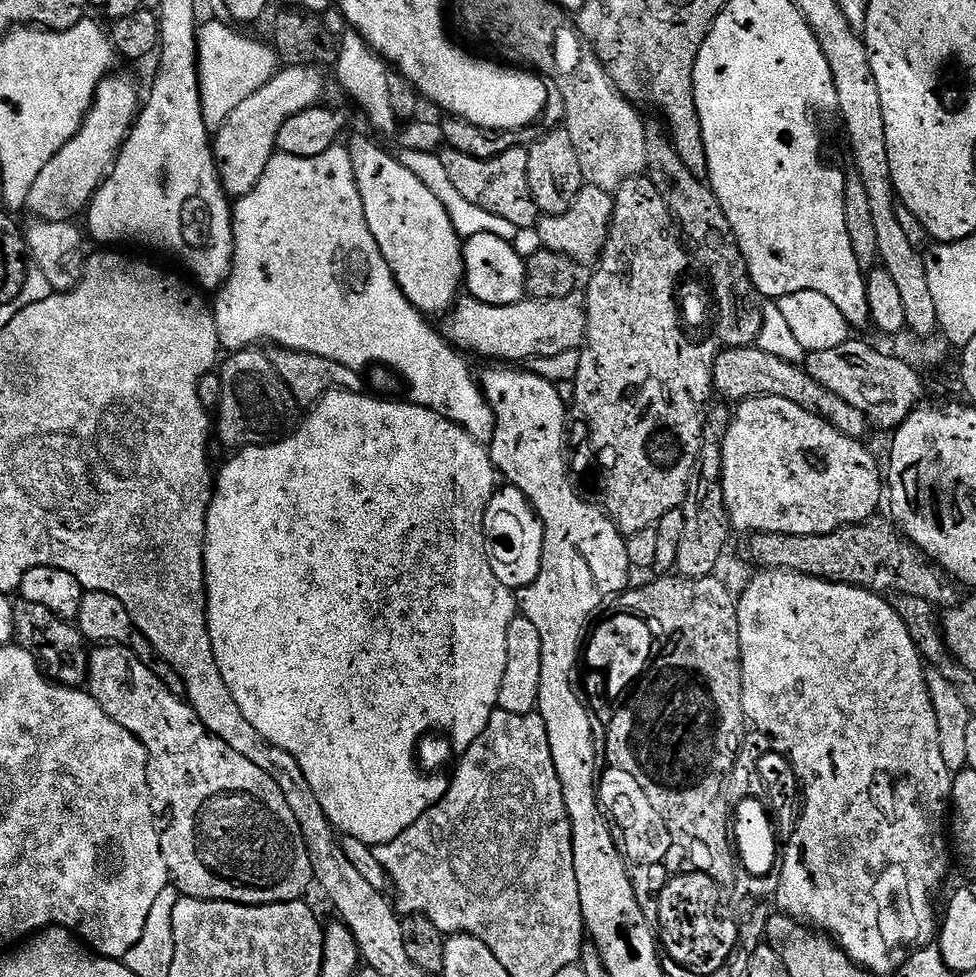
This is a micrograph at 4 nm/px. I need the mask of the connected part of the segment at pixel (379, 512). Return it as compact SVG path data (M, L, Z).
M337 390L337 391L334 391L334 392L327 392L327 393L326 393L326 394L325 394L325 396L324 396L324 397L323 397L323 398L322 398L322 399L320 399L320 400L319 400L319 401L318 401L318 403L317 403L317 404L314 404L314 405L311 405L311 408L310 408L310 411L309 411L309 412L312 412L312 413L310 413L310 414L309 414L309 416L308 416L308 417L306 417L306 418L305 418L305 420L304 420L304 417L303 417L303 420L302 420L302 423L301 423L301 424L300 424L300 425L299 425L299 427L297 427L297 428L296 428L296 429L295 429L295 431L293 431L293 432L292 432L292 433L291 433L291 434L288 434L288 435L285 435L285 436L284 436L284 437L283 437L283 438L281 438L281 439L279 439L279 440L277 440L277 441L275 441L275 442L273 442L273 443L270 443L270 444L255 444L255 446L254 446L254 447L253 447L253 448L242 448L242 449L239 449L239 451L237 451L237 452L236 452L236 453L235 453L235 455L233 455L233 456L236 456L236 457L234 457L234 458L233 458L233 460L232 460L232 461L230 461L230 462L229 462L229 464L228 464L228 465L226 465L226 466L225 466L225 468L224 468L224 469L222 469L222 470L221 470L221 472L218 472L218 475L217 475L217 476L216 476L216 477L215 477L215 480L214 480L214 495L213 495L213 497L212 497L212 501L210 501L210 503L209 503L209 504L208 504L208 517L207 517L207 518L206 518L206 534L205 534L205 535L204 535L204 585L205 585L205 586L206 586L206 590L207 590L207 591L208 591L208 629L209 629L209 630L210 630L210 642L211 642L211 643L212 643L212 645L213 645L213 646L214 646L214 658L215 658L215 659L216 659L216 661L217 661L217 662L218 662L218 670L219 670L219 671L220 671L220 673L221 673L221 674L222 674L222 682L226 682L226 687L227 687L227 688L229 688L229 689L230 689L230 694L234 694L234 702L238 702L238 710L242 710L242 714L243 714L243 715L244 715L244 717L246 717L246 722L250 722L250 726L254 726L254 730L258 730L258 734L262 734L262 738L266 738L266 739L267 739L267 740L269 740L269 741L270 741L270 742L271 742L271 743L272 743L272 744L273 744L273 745L274 745L274 746L278 746L278 747L279 747L279 748L280 748L280 749L281 749L281 750L282 750L282 751L283 751L283 752L289 752L289 753L290 753L290 754L291 754L291 755L292 755L292 756L293 756L293 757L294 757L294 759L296 759L296 761L297 761L297 762L298 762L298 766L302 766L302 774L306 774L306 782L310 782L310 790L314 790L314 795L316 795L316 797L318 797L318 802L319 802L319 804L320 804L320 805L321 805L321 806L322 806L322 810L323 810L323 811L324 811L324 813L325 813L325 814L326 814L326 818L327 818L327 819L328 819L328 820L329 820L329 821L330 821L330 823L331 823L331 824L332 824L332 826L333 826L333 828L335 828L335 829L336 829L336 831L337 831L337 833L340 833L340 834L343 834L343 835L344 835L344 836L349 836L349 837L350 837L350 838L356 838L356 839L358 839L358 841L360 841L360 842L362 842L362 843L366 843L366 844L368 844L368 845L371 845L371 846L375 846L375 845L377 845L377 844L389 844L389 843L390 843L390 841L392 841L392 840L393 840L393 839L394 839L394 838L398 838L398 834L402 834L402 830L406 830L406 829L407 829L407 828L409 828L409 827L410 827L410 826L414 826L414 822L418 822L418 818L422 818L422 814L426 814L426 810L430 810L430 806L434 806L434 805L435 805L435 804L437 804L437 803L438 803L438 801L440 801L440 799L441 799L441 798L442 798L442 797L444 797L444 795L445 795L445 794L446 794L446 790L447 790L447 789L448 789L448 782L449 782L449 777L448 777L448 776L447 776L447 775L445 775L445 776L444 776L444 774L433 774L433 773L432 773L432 772L431 772L431 771L423 771L423 770L422 770L422 769L421 769L421 767L420 767L420 765L419 765L419 763L418 763L418 759L417 759L417 744L418 744L418 743L419 743L419 741L420 741L420 740L421 740L421 739L423 739L423 737L424 737L424 736L425 736L425 735L427 735L427 734L428 734L428 733L431 733L431 732L433 732L433 733L441 733L441 734L443 734L443 735L444 735L444 736L446 736L446 737L448 737L448 739L449 739L449 740L451 740L451 743L452 743L452 747L453 747L453 749L455 749L455 751L456 751L456 752L457 752L457 753L460 753L460 754L462 754L462 753L464 753L464 751L466 751L466 749L468 749L468 747L470 747L470 745L472 745L472 743L473 743L473 742L474 742L474 738L478 738L478 734L482 734L482 730L486 730L486 722L490 722L490 714L491 714L491 713L492 713L492 712L495 712L495 711L497 711L497 708L498 708L498 690L502 690L502 674L506 674L506 630L510 630L510 622L511 622L511 621L512 621L512 619L513 619L513 618L514 618L514 617L515 617L515 616L516 616L516 615L518 615L518 600L517 600L517 597L516 597L516 596L515 596L515 595L514 595L514 592L513 592L513 591L512 591L512 590L510 590L510 589L507 589L507 588L506 588L506 586L502 586L502 584L501 584L501 583L500 583L500 582L498 582L498 579L497 579L497 575L495 575L495 574L494 574L494 571L493 571L493 570L492 570L492 569L491 569L491 564L490 564L490 562L489 562L489 561L488 561L488 554L487 554L487 546L486 546L486 544L485 544L485 539L484 539L484 515L485 515L485 514L486 514L486 510L487 510L487 504L488 504L488 503L489 503L489 502L490 502L490 500L491 500L491 498L492 498L492 496L493 496L493 495L495 495L495 493L496 493L496 491L497 491L497 489L498 489L498 473L497 473L497 470L496 470L496 463L494 463L494 461L492 461L492 453L491 453L491 451L489 451L489 449L488 449L488 448L487 448L487 447L485 447L485 445L482 445L482 444L479 444L479 442L477 442L477 441L476 441L476 440L475 440L475 439L474 439L474 438L470 438L470 434L469 434L469 433L468 433L468 432L467 432L467 431L466 431L466 430L462 430L462 426L458 426L458 425L457 425L457 424L455 424L455 423L454 423L454 422L450 422L450 421L449 421L449 420L447 420L447 419L446 419L446 418L442 418L442 414L438 414L438 413L437 413L437 412L435 412L435 411L434 411L434 410L426 410L426 409L425 409L425 408L423 408L423 407L422 407L422 406L418 406L418 405L417 405L417 404L413 404L413 403L411 403L411 402L403 402L403 403L404 403L404 404L399 404L399 402L398 402L398 401L396 401L396 400L384 400L384 399L388 399L388 398L377 398L377 397L376 397L376 396L375 396L375 395L372 395L372 394L365 394L365 393L364 393L364 392L342 392L342 391L339 391L339 390Z

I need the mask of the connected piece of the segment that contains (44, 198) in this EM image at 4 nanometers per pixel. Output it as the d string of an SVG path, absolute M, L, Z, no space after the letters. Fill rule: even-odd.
M109 74L100 81L96 88L96 97L92 99L92 106L80 123L78 134L74 134L74 138L70 138L70 142L66 142L66 146L62 146L62 150L58 150L58 154L54 154L54 158L50 158L50 162L46 162L42 174L38 174L34 186L30 186L26 208L27 211L33 212L31 215L35 219L49 220L50 222L75 221L76 215L79 212L81 215L87 209L89 202L92 201L92 195L108 179L108 173L111 172L112 165L116 162L116 154L124 145L124 140L131 132L132 125L136 123L138 109L142 104L142 96L136 93L135 86L126 77L116 75Z

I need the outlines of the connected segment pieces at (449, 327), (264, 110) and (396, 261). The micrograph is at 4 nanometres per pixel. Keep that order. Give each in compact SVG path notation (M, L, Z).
M464 294L443 320L443 335L453 348L464 354L477 352L489 356L492 362L531 362L538 356L574 352L585 343L588 334L588 309L585 297L580 294L549 300L525 298L506 306L483 304Z
M294 64L281 67L270 82L262 86L262 90L254 90L254 94L250 94L250 98L241 102L234 114L226 118L224 125L215 129L212 153L216 156L216 169L229 197L245 196L258 186L258 178L262 178L276 152L276 139L278 130L282 130L282 122L294 114L302 114L302 110L317 107L323 92L324 76L316 66Z
M356 136L352 141L347 141L346 147L350 154L350 162L356 171L358 194L362 194L362 210L366 210L366 226L370 226L370 234L374 234L374 242L378 242L378 250L382 250L382 258L386 258L402 294L419 312L447 313L462 292L464 245L446 208L421 179L416 178L410 170L399 164L392 152L391 154L383 152L378 145L371 144L364 136Z

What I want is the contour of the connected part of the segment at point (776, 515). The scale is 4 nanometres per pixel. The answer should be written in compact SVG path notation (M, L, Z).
M772 396L750 397L748 400L739 401L735 408L736 413L733 414L732 421L726 424L724 438L718 444L718 448L720 448L720 457L718 456L720 465L719 481L724 495L724 505L728 511L728 522L735 531L737 528L740 532L748 532L747 534L769 532L770 534L802 534L803 536L818 534L821 536L827 532L832 532L836 528L844 528L848 524L857 524L877 515L879 508L876 507L879 506L880 500L882 504L882 468L881 465L880 468L876 465L871 450L864 445L866 443L847 436L846 433L840 432L823 417L807 412L802 406L784 398Z

